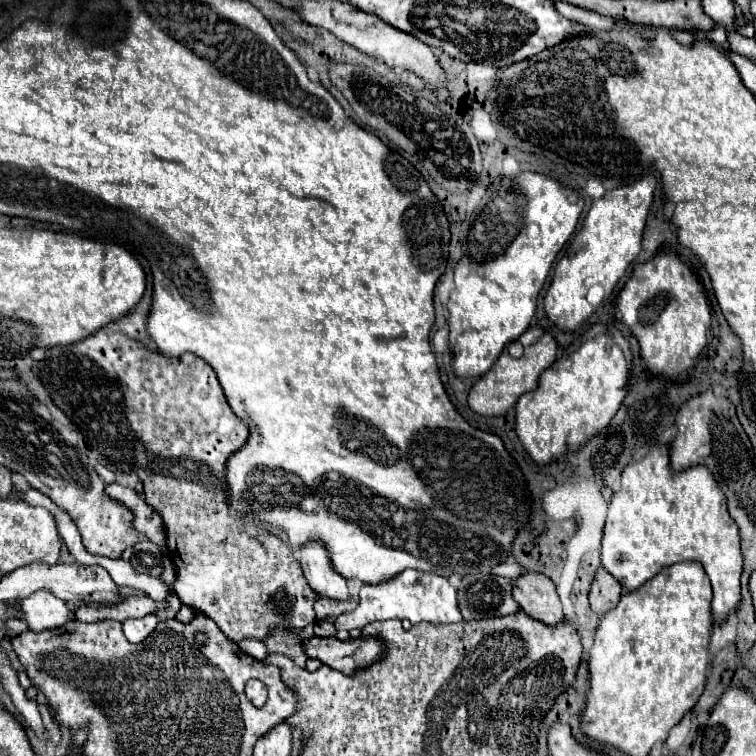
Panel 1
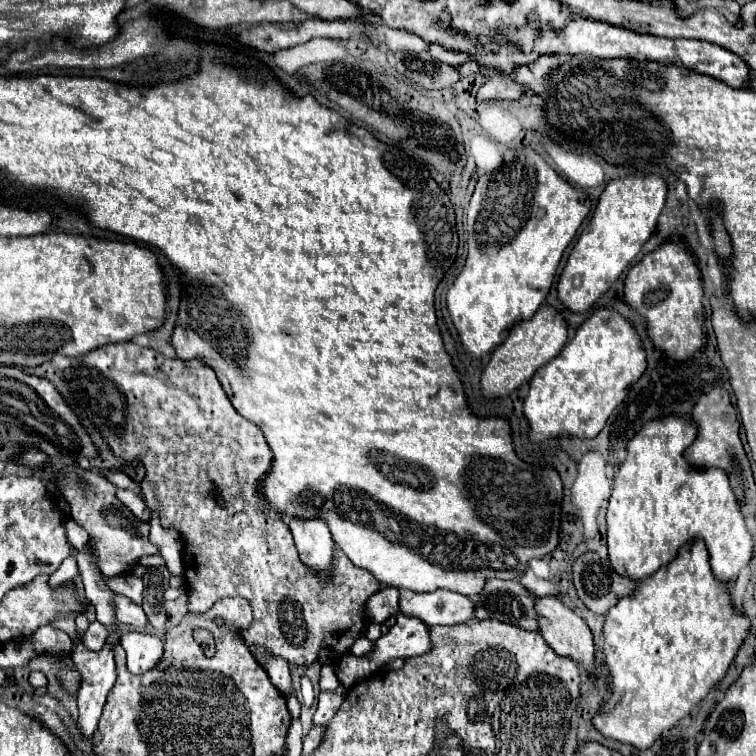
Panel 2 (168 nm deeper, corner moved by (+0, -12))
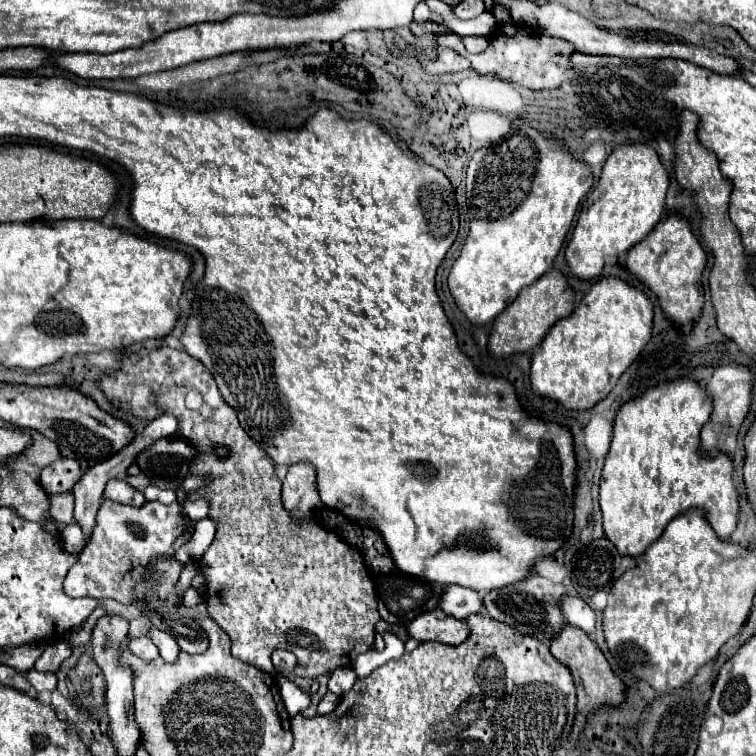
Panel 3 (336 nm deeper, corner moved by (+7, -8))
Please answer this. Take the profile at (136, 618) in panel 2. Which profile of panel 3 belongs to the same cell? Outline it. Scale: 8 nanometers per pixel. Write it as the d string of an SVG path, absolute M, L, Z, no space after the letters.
M149 628L149 630L147 630L147 636L149 636L149 638L153 640L153 644L159 648L163 660L173 662L173 660L177 658L177 654L179 654L179 646L177 646L177 642L175 642L167 632L157 630L157 628Z

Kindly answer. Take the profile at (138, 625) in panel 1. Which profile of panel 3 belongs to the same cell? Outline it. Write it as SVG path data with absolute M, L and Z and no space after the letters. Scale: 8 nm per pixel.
M143 636L143 638L131 638L127 646L129 646L129 650L131 650L135 656L139 656L139 658L145 660L145 662L151 662L151 660L155 660L155 658L159 656L157 646L155 646L147 636Z

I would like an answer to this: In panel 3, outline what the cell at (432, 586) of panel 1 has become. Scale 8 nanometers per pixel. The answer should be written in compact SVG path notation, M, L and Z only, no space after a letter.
M447 586L445 592L441 594L439 610L457 620L467 618L471 614L485 614L481 606L481 596L475 590L463 586Z

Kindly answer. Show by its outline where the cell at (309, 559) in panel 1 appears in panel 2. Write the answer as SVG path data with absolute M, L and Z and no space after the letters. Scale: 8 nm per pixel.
M290 518L290 530L304 564L310 564L320 576L328 576L332 564L334 540L328 530L328 524L322 518Z

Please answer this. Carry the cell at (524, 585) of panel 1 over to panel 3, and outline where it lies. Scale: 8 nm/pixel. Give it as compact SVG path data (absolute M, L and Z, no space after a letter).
M567 624L563 628L563 632L561 632L561 636L557 636L557 640L551 640L549 648L551 648L551 654L571 670L575 686L577 686L577 710L579 710L579 714L576 714L570 735L570 738L574 740L584 729L587 723L587 714L591 714L601 704L619 704L623 700L623 684L611 672L609 662L603 656L603 652L597 648L597 644L589 636L585 636L585 632L573 628L571 624Z

